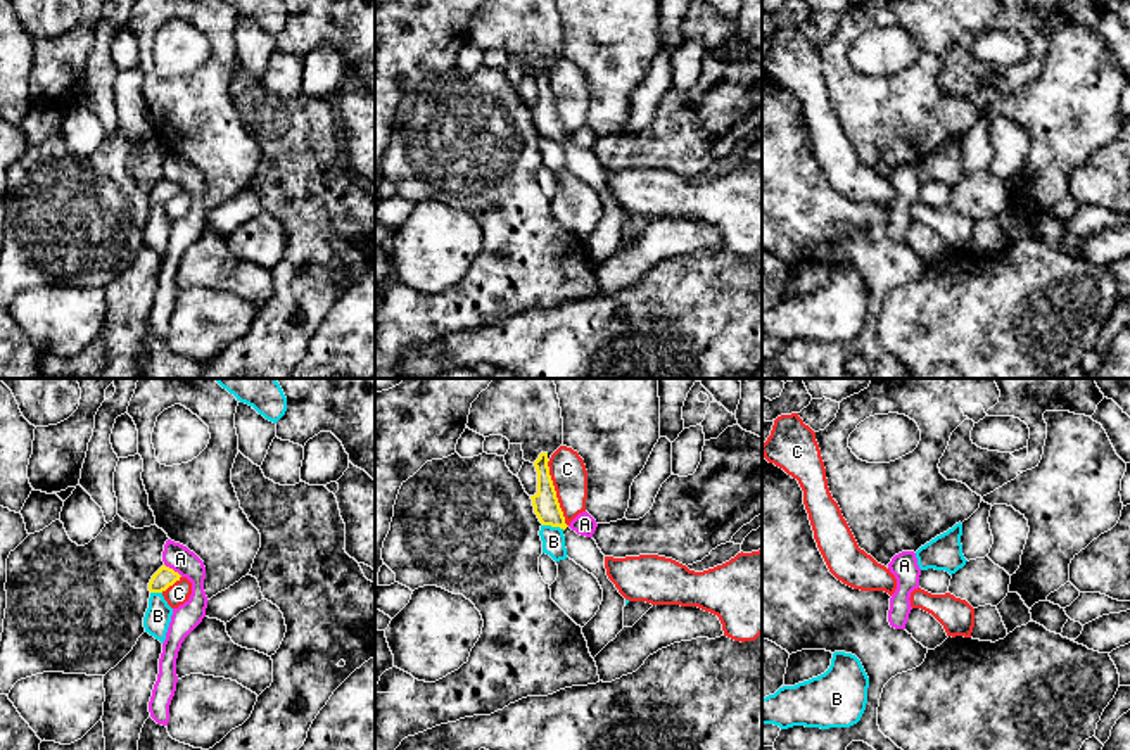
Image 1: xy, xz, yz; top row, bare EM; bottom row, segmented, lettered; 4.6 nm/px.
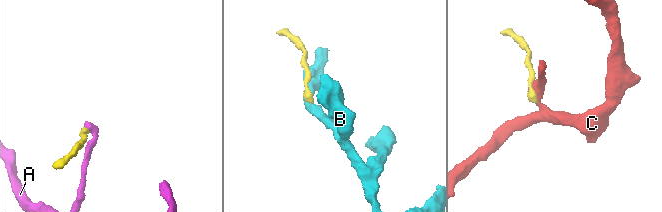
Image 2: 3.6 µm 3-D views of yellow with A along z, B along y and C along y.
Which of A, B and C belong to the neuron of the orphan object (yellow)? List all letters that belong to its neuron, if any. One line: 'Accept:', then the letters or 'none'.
Accept: none

